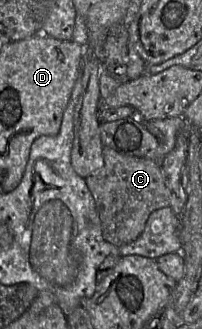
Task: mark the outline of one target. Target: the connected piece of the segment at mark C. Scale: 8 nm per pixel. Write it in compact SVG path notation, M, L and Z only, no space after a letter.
M103 147L103 157L103 167L86 177L85 181L94 197L103 239L120 248L141 235L152 212L170 207L169 190L159 162L123 155L108 147Z

